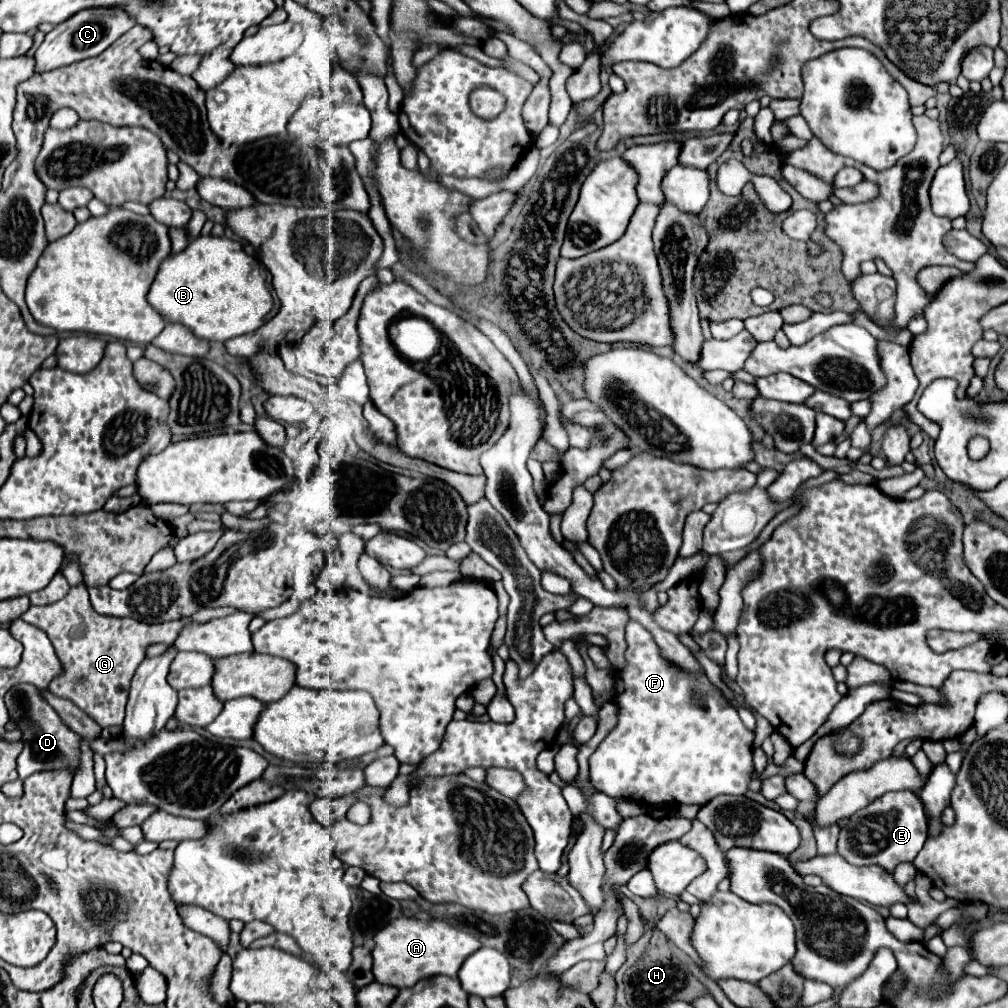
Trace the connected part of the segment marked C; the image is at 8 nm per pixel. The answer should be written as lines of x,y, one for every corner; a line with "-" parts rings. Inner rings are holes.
86,8
84,12
76,12
76,16
70,16
62,24
54,26
52,32
46,34
42,46
34,54
38,62
38,72
54,70
78,60
98,56
124,32
128,32
134,24
136,20
132,20
132,16
128,16
128,12
124,12
122,8

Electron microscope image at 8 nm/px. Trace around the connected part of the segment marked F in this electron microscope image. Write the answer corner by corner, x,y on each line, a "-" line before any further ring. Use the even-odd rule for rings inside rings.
630,620
626,624
626,642
628,642
628,650
626,650
626,668
622,672
616,674
616,696
614,702
618,704
618,724
616,728
600,742
600,746
596,748
596,752
590,756
590,782
598,792
604,792
608,796
618,796
618,798
626,798
626,800
636,800
642,802
646,806
678,806
678,804
696,804
702,806
708,800
712,800
714,796
720,794
746,794
748,792
748,784
752,780
754,774
754,764
752,764
752,742
754,742
754,732
750,732
744,722
740,720
738,712
724,700
724,696
720,694
720,690
702,674
690,674
686,670
680,670
672,664
668,664
662,656
660,650
656,646
656,642
652,640
652,634
642,626
636,624
636,620

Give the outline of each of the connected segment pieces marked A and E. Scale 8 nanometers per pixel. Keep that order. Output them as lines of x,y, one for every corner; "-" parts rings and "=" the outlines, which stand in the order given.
396,918
390,924
386,924
376,936
374,936
374,950
372,950
372,974
376,982
394,986
394,988
408,988
404,984
416,984
422,978
430,978
436,974
444,976
456,976
462,962
476,952
482,944
442,920
428,920
420,922
416,918
=
888,792
888,794
876,798
872,804
868,804
866,808
862,808
860,812
856,812
854,816
848,818
848,824
840,830
838,854
854,866
878,864
878,866
886,868
888,872
892,872
896,864
912,862
916,858
916,854
922,850
926,838
928,838
928,824
926,824
920,800
912,792

